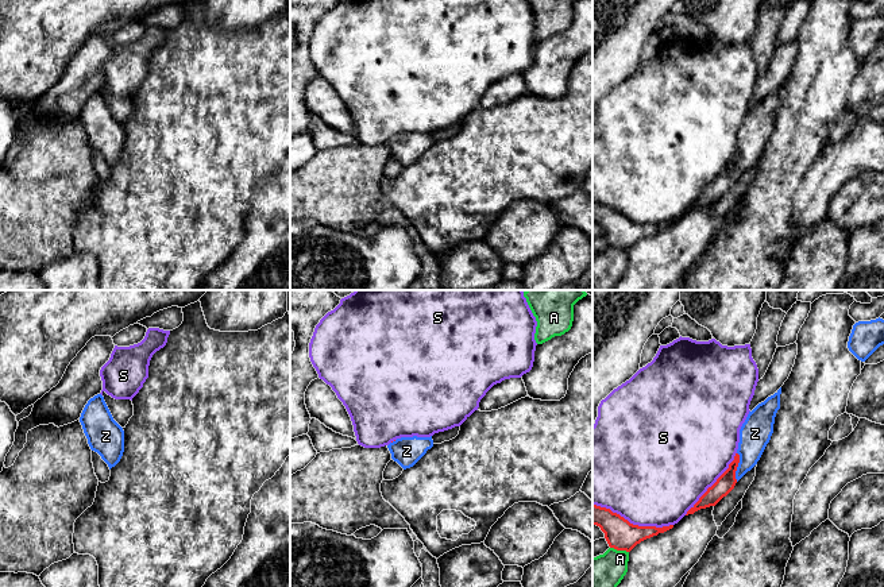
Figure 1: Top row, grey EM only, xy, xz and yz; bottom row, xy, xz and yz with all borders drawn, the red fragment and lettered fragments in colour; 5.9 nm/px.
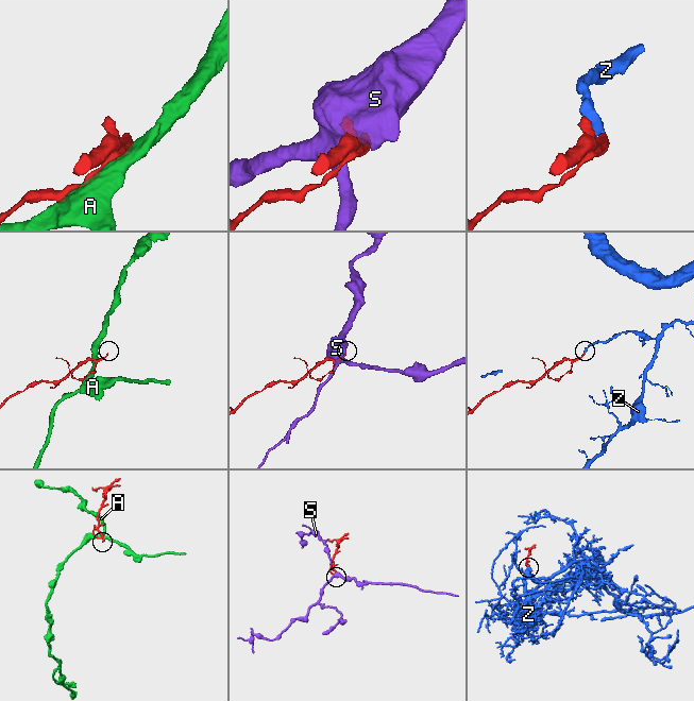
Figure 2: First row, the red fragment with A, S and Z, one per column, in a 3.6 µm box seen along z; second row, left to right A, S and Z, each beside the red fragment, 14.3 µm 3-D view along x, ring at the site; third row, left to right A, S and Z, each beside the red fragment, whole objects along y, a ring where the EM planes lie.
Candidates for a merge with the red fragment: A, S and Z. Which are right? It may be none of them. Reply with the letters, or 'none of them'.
Z

